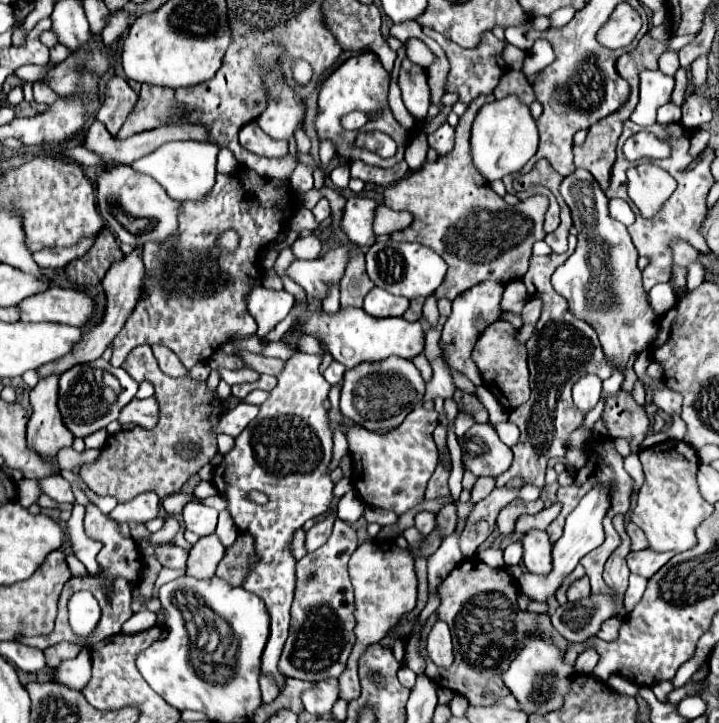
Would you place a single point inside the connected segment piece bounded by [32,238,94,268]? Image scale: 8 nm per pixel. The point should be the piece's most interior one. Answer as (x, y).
(56, 257)

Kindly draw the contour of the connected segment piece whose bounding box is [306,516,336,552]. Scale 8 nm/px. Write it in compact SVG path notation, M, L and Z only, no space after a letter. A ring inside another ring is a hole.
M328 516L326 520L314 524L314 526L306 532L306 550L308 550L308 552L314 552L316 548L320 548L320 546L328 540L334 520L336 520L334 516Z

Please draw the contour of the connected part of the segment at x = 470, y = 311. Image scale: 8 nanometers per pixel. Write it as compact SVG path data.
M480 282L478 286L466 290L464 294L460 294L452 302L452 313L450 314L450 318L446 320L442 330L440 346L442 346L442 352L448 356L448 364L452 368L456 368L458 372L462 372L464 376L468 376L476 386L482 384L482 374L480 374L478 366L474 364L474 360L470 358L474 345L480 337L478 330L474 330L474 318L476 316L482 316L484 320L494 322L498 318L498 314L500 314L500 298L502 298L502 292L504 292L504 286L502 284L496 284L496 282Z

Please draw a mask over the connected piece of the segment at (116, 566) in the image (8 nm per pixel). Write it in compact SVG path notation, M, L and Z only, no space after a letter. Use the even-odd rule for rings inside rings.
M88 506L86 508L86 518L84 518L84 532L86 536L90 536L92 540L98 540L102 542L102 550L98 552L96 560L102 564L102 568L106 570L104 576L96 578L96 576L86 576L86 578L70 578L60 594L60 602L58 602L58 618L56 618L56 628L52 634L48 636L36 636L36 638L18 638L18 642L26 644L26 646L36 646L40 650L46 650L48 646L54 646L58 642L74 642L78 644L80 638L76 634L72 634L72 630L68 622L68 608L66 608L66 602L68 598L76 592L76 590L90 590L94 594L94 598L98 600L100 604L100 610L102 610L102 618L98 622L98 626L94 628L94 634L90 638L90 642L100 642L104 638L110 638L114 634L118 634L122 630L122 624L132 616L132 608L130 608L130 602L132 602L132 588L138 584L138 574L142 570L142 562L140 562L140 552L138 552L138 546L132 538L124 538L120 532L118 532L118 524L110 518L106 518L98 506ZM110 570L110 572L108 572Z

